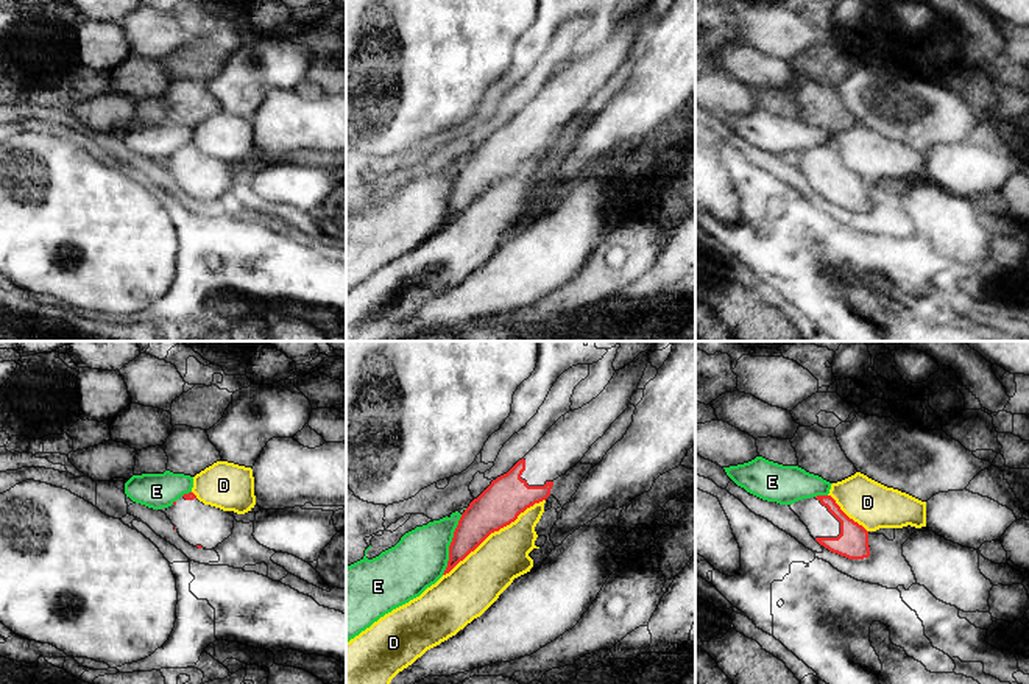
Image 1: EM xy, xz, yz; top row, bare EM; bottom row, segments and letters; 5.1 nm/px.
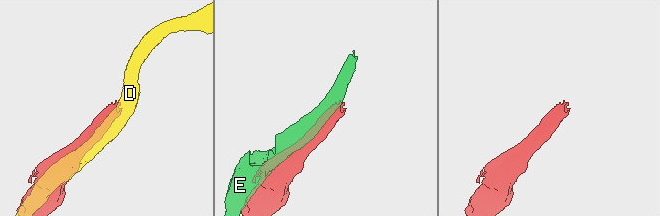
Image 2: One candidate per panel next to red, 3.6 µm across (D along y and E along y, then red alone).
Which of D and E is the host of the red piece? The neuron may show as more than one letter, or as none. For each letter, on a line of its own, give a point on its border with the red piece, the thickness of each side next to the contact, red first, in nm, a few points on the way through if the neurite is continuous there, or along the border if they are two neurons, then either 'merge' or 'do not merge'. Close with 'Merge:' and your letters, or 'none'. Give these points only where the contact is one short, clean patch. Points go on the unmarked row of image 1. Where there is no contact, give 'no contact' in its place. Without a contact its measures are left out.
D: xz (493, 183) | 220/260 nm | do not merge
E: xz (451, 195) | 200/280 nm | do not merge
Merge: none

